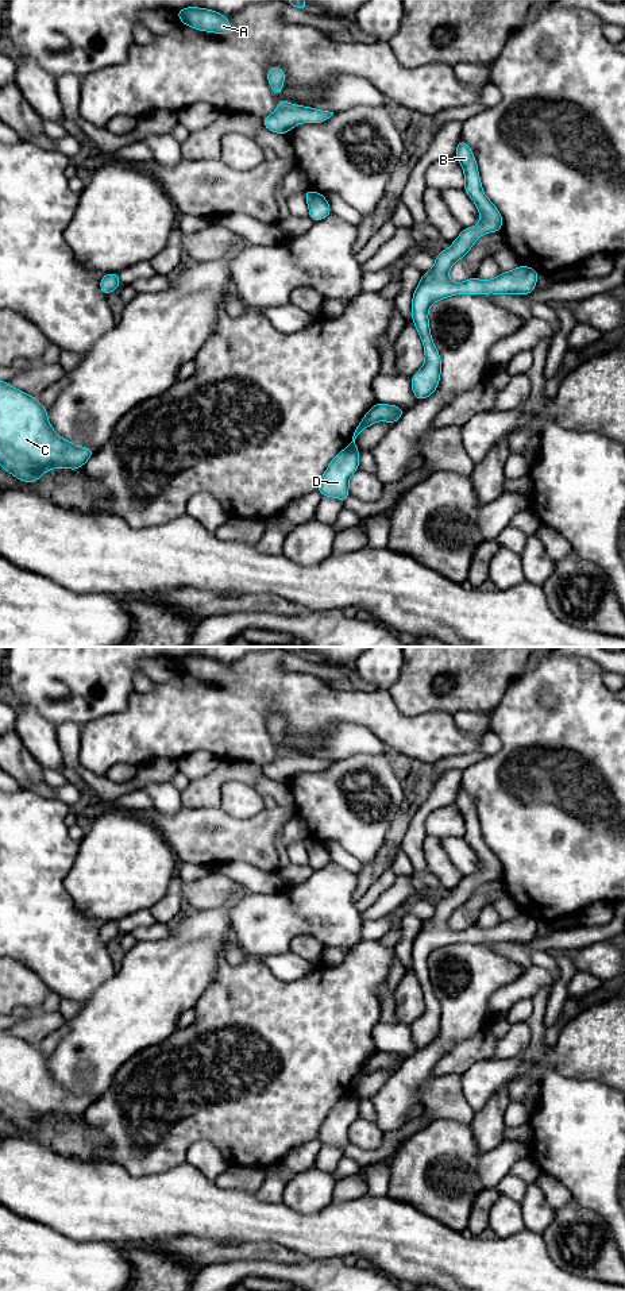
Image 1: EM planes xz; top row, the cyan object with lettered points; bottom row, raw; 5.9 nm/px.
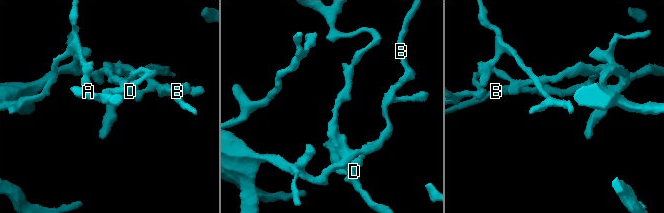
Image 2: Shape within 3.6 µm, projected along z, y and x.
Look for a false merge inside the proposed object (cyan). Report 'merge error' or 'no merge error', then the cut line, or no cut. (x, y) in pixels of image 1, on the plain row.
merge error | xz (351, 1093), (355, 1095)

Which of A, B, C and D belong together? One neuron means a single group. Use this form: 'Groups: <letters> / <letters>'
Groups: A D / B C

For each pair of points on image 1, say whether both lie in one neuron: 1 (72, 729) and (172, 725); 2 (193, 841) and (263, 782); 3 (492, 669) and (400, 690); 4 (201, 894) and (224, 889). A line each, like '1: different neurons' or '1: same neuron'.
1: different neurons
2: different neurons
3: same neuron
4: same neuron

